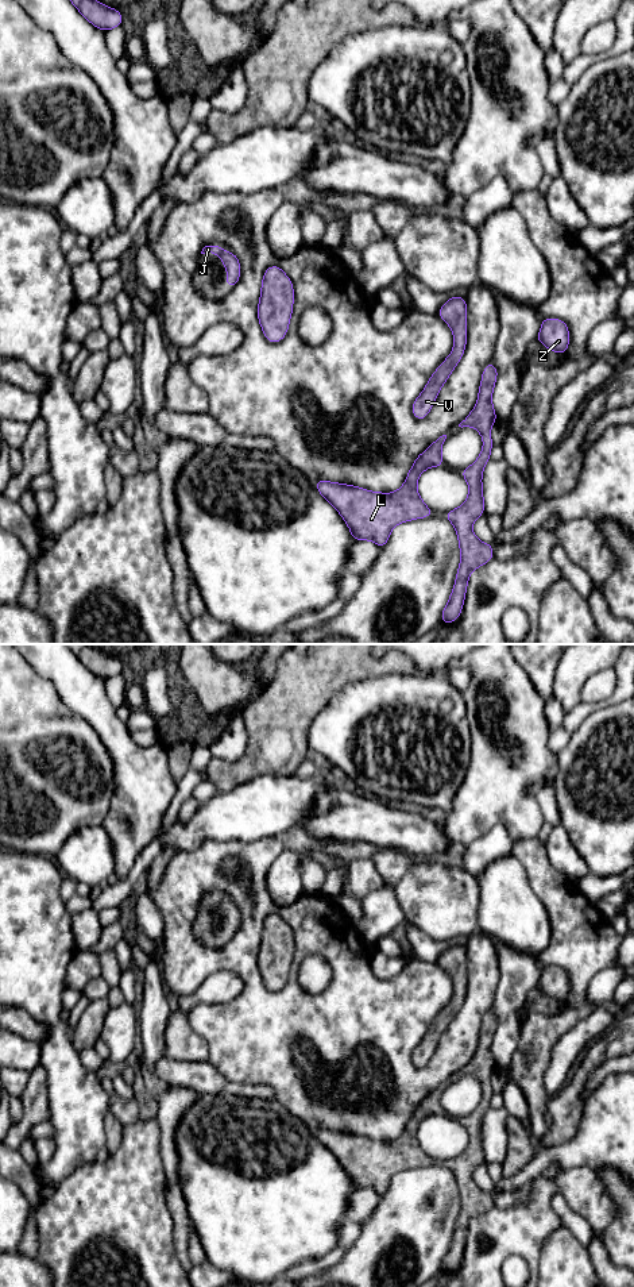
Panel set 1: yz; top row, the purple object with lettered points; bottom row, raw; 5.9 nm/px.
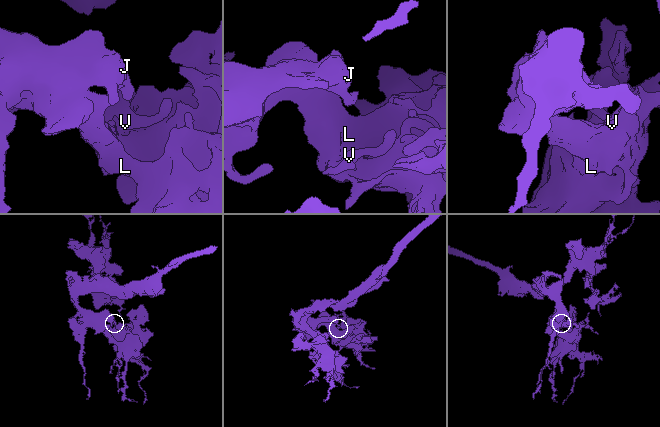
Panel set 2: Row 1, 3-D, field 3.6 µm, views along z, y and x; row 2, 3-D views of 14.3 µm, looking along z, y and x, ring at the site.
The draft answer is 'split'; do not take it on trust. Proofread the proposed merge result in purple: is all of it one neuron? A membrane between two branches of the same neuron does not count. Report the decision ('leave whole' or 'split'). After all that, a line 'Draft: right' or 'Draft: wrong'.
leave whole
Draft: wrong

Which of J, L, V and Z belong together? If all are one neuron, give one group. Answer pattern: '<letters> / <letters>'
J L V Z

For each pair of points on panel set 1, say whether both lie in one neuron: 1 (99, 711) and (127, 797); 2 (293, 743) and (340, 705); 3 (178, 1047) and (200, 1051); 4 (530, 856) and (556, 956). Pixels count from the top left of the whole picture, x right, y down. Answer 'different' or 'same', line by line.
1: same
2: different
3: same
4: same

